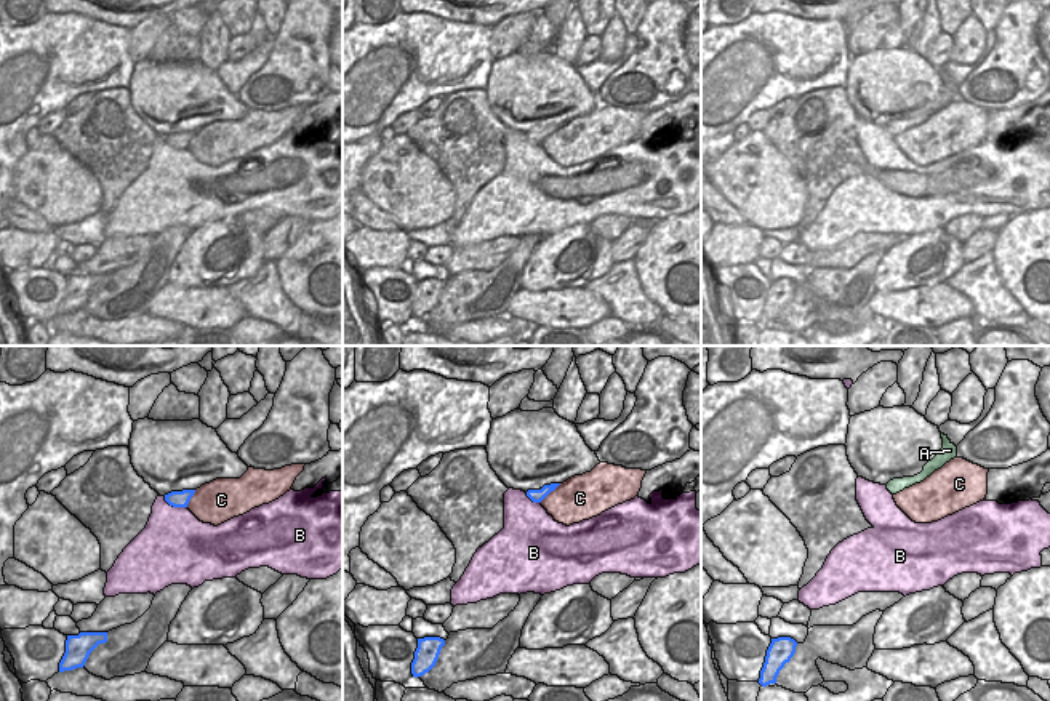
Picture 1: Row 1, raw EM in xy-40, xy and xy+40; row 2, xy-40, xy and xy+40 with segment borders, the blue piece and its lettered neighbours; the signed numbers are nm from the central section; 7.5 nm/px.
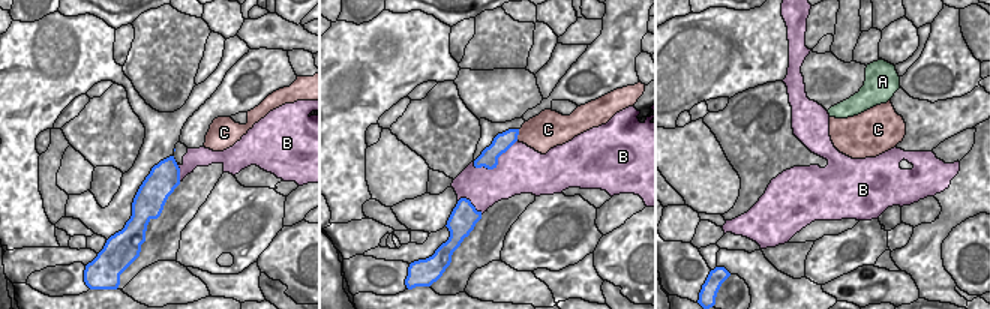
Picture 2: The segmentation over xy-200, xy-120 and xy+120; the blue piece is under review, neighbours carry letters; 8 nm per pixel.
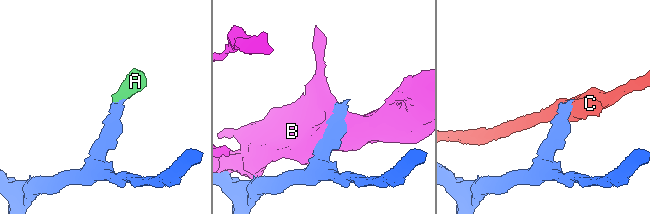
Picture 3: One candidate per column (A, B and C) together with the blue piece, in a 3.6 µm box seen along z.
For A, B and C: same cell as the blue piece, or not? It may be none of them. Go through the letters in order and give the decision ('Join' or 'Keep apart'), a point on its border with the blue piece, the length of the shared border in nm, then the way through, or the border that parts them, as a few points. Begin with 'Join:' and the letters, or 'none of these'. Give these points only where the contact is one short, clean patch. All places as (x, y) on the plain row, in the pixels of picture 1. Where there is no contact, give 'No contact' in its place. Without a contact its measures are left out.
Join: A
A: Join. No contact
B: Keep apart. Touches blue at xy-40 (175, 148). Shared border 200 nm
C: Keep apart. Touches blue at xy (549, 133). Shared border 220 nm. Boundary: xy (561, 125), (540, 143)

